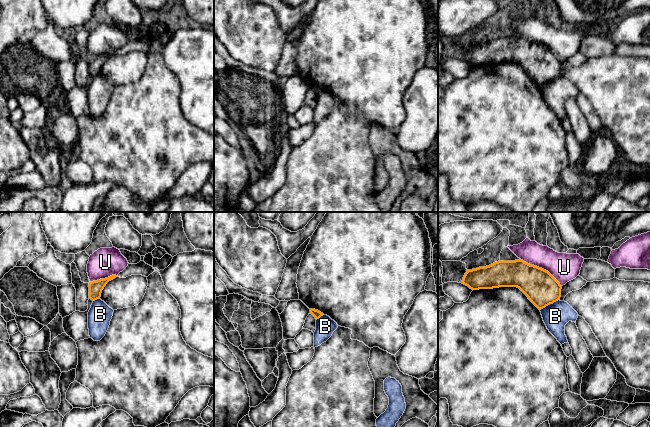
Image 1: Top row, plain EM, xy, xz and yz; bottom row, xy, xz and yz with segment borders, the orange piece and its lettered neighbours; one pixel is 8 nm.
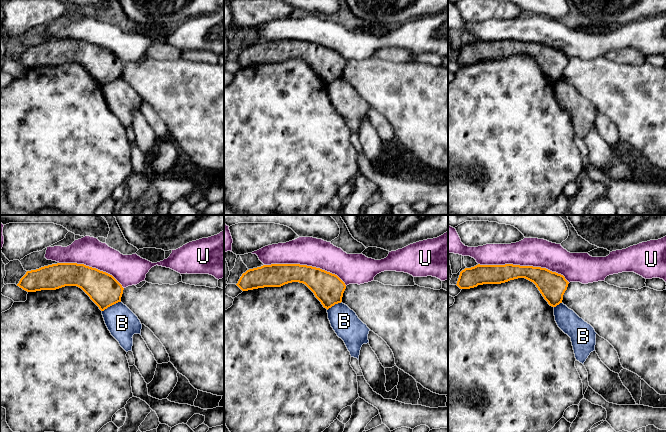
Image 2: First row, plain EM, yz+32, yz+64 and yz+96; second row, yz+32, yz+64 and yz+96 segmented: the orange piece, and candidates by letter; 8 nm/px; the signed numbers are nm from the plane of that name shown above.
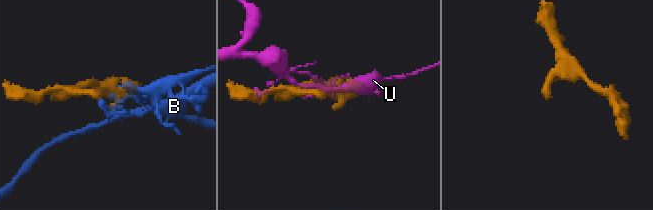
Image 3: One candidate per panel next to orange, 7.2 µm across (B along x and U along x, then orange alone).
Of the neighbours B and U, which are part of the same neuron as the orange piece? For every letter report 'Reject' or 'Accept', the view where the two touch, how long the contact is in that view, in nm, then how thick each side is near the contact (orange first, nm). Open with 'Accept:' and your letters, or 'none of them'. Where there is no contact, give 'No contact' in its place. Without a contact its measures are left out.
Accept: none of them
B: Reject. Touches orange in yz. Shared border 180 nm. Thickness 280 nm (orange) against 200 nm
U: Reject. Touches orange in yz. Shared border 400 nm. Thickness 280 nm (orange) against 220 nm

